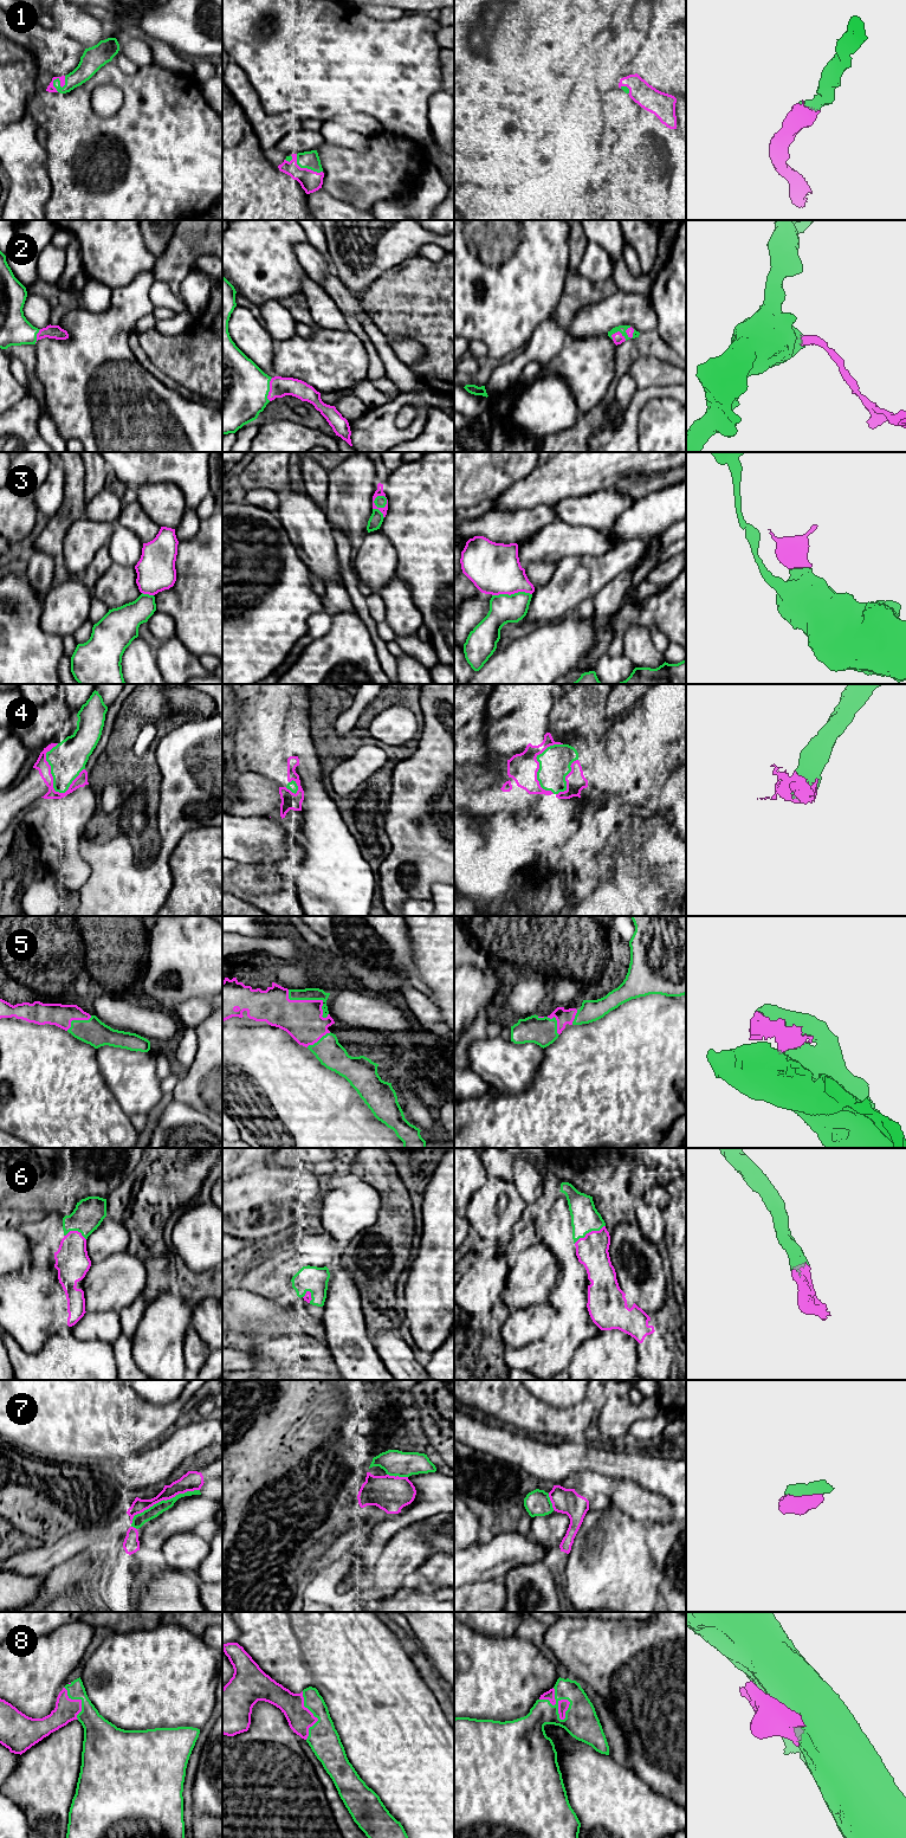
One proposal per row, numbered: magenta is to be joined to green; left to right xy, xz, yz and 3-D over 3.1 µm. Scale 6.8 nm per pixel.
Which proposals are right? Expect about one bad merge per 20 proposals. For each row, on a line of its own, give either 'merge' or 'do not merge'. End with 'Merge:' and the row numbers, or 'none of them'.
1: merge
2: merge
3: do not merge
4: merge
5: merge
6: merge
7: merge
8: merge
Merge: 1, 2, 4, 5, 6, 7, 8

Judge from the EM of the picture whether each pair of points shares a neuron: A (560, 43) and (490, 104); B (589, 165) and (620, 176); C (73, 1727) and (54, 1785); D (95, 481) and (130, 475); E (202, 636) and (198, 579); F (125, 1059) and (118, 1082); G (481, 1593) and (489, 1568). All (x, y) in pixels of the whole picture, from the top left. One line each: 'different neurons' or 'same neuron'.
A: same neuron
B: different neurons
C: same neuron
D: different neurons
E: same neuron
F: same neuron
G: different neurons

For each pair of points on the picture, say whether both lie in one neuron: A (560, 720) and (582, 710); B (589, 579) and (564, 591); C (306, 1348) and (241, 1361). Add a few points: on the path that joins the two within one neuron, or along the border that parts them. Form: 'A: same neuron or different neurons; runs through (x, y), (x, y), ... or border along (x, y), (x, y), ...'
A: same neuron; runs through (565, 714), (569, 710), (576, 710)
B: same neuron; runs through (583, 579), (576, 579), (570, 585)
C: different neurons; border along (251, 1349), (257, 1355)

